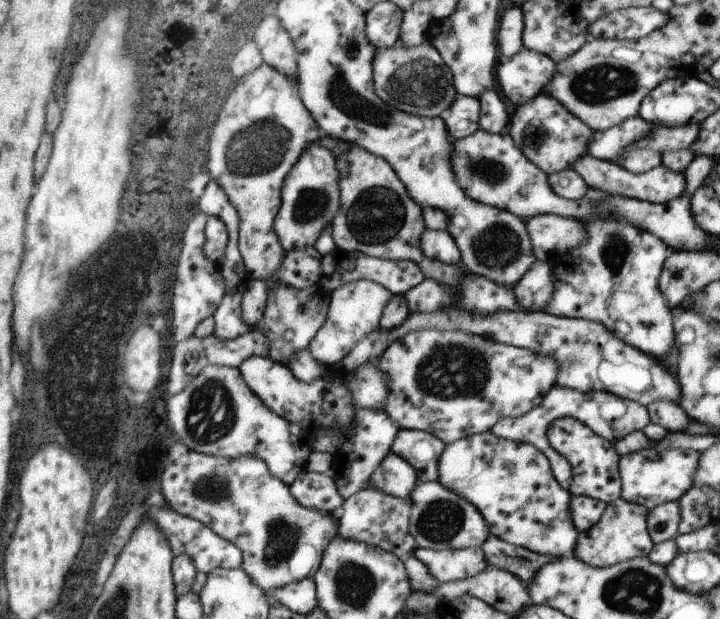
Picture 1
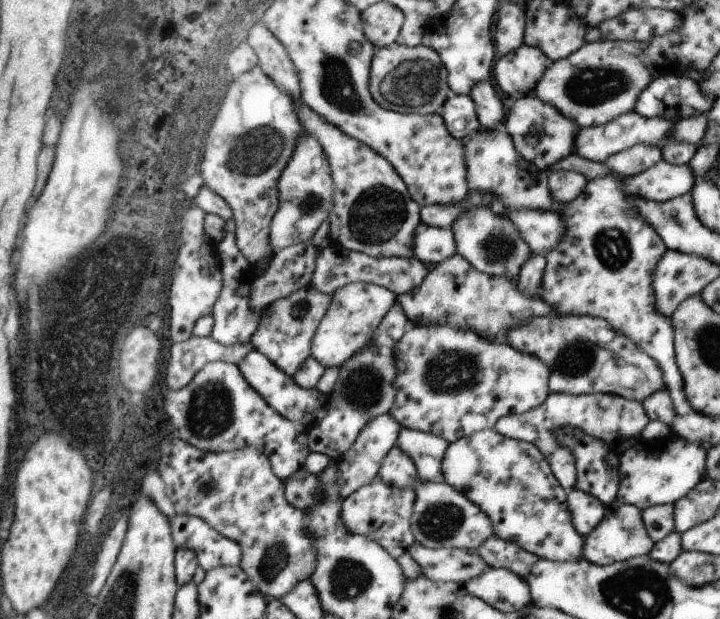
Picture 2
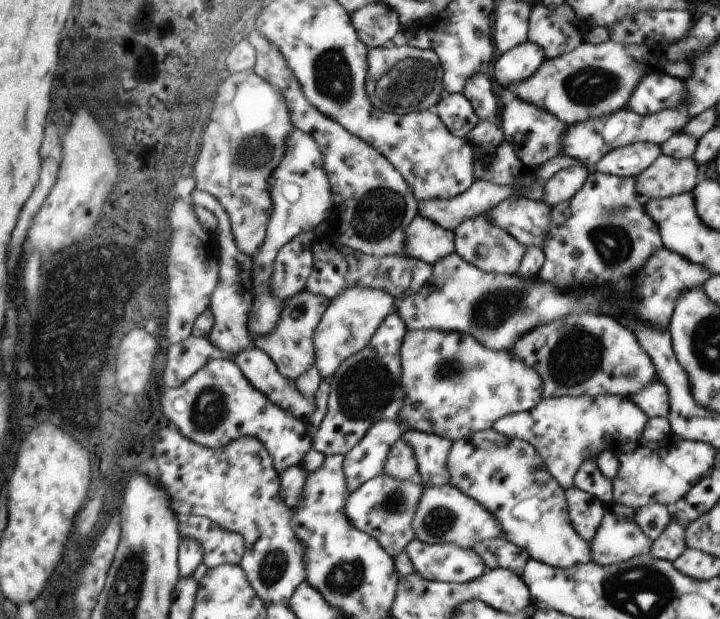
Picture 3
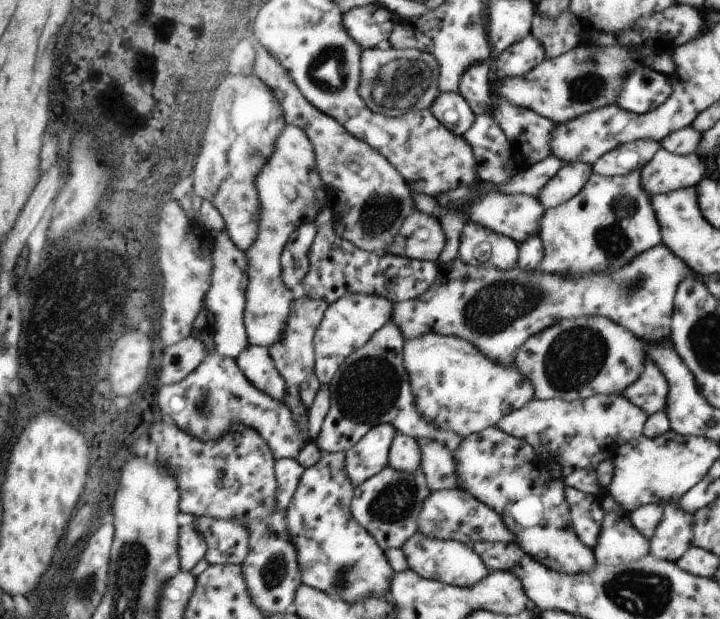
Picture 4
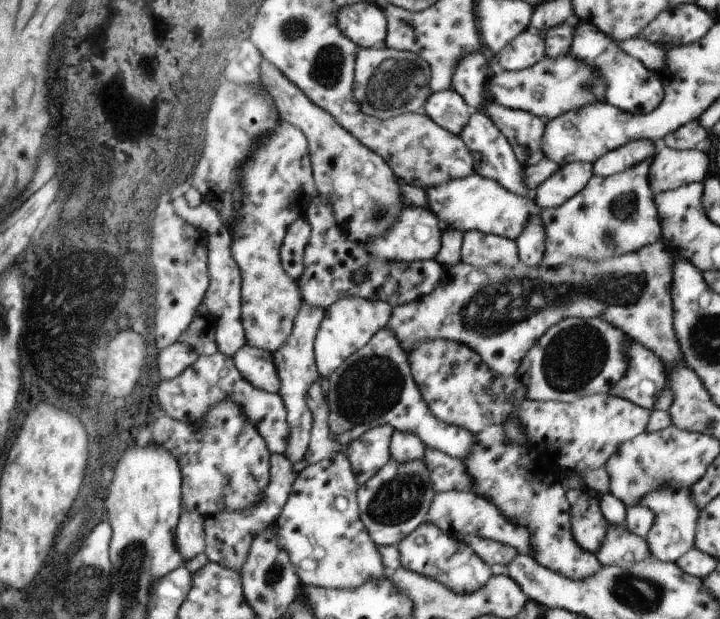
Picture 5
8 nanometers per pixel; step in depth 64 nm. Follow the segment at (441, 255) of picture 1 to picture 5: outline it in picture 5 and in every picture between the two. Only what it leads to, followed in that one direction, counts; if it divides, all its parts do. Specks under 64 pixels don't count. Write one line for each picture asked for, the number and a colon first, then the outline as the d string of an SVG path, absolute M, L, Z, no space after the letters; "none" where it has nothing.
2: M417 222L413 228L413 258L423 262L425 266L441 264L441 260L449 260L455 252L455 234L453 230L443 230L437 226L427 226L425 222Z
3: M415 216L403 232L407 234L403 254L409 258L423 260L433 266L437 260L455 252L455 234L423 216Z
4: M415 210L401 222L399 232L393 238L393 244L389 244L385 254L409 260L437 262L443 248L445 248L445 232L439 220L431 214Z
5: M405 202L399 208L397 220L391 222L381 236L367 238L365 242L361 242L361 246L375 262L389 262L389 264L397 262L413 264L413 262L435 260L437 254L441 252L441 244L443 244L443 228L439 228L437 216L433 212L427 212L425 208L415 208Z

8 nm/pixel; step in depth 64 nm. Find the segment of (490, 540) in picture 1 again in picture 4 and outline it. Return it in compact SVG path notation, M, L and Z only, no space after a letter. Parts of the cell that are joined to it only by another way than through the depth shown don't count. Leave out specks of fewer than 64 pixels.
M473 542L471 548L481 556L481 560L495 572L513 570L519 560L525 556L519 544L503 544L503 542Z

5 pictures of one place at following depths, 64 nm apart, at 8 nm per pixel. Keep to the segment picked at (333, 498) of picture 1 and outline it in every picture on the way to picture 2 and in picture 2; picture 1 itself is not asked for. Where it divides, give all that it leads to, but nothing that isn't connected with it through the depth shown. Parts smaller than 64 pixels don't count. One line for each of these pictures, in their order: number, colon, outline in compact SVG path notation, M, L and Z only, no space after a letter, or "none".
2: M303 466L283 482L283 498L297 510L309 510L315 502L317 476L307 472Z

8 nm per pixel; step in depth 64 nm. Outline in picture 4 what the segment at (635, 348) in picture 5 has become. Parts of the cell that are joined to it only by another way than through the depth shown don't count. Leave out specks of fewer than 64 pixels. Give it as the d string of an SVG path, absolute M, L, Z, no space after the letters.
M651 358L645 360L641 376L621 392L621 396L625 396L629 402L633 402L649 416L655 412L665 412L667 394L669 394L669 384L659 366L651 362Z

